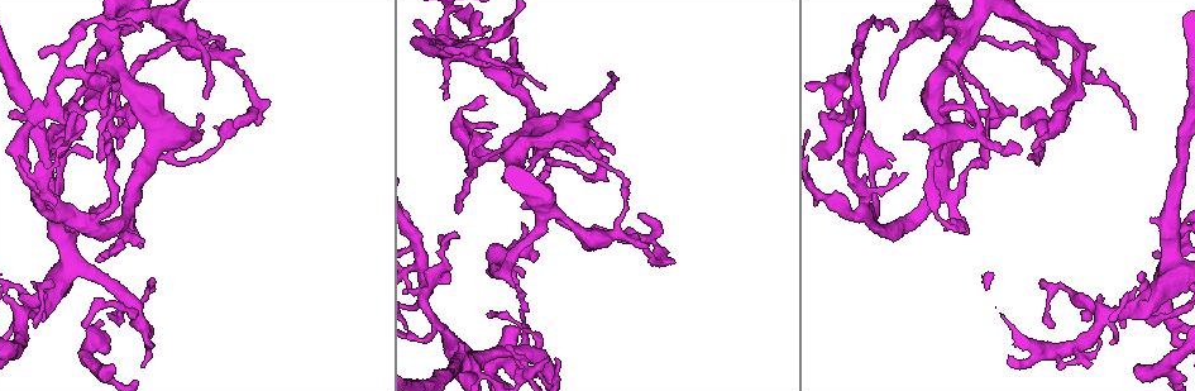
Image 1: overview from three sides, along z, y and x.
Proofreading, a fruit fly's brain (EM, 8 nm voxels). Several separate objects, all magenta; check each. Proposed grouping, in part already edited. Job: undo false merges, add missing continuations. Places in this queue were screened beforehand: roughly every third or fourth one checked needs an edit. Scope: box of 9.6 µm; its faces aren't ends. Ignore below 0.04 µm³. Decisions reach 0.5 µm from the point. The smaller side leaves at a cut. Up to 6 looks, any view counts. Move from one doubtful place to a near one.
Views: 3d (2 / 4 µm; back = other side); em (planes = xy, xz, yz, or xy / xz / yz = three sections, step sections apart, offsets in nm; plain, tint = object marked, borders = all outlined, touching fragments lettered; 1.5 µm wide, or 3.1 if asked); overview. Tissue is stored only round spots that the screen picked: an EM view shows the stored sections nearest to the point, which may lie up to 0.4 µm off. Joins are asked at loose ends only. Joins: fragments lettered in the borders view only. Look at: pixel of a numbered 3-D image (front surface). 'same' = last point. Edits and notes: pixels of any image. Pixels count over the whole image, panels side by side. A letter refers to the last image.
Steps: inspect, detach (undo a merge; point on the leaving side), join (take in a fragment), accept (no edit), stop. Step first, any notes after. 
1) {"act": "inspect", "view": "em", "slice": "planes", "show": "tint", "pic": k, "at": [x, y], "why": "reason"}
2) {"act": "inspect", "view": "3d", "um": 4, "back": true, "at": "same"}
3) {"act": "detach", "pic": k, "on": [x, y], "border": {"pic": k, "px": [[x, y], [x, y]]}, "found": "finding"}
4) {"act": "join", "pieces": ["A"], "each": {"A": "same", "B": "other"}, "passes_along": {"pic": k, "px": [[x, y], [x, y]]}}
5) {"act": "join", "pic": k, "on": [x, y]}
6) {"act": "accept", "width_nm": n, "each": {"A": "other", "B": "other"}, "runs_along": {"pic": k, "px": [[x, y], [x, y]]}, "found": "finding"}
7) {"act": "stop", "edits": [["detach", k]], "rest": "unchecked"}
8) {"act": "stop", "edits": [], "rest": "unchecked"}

{"act": "inspect", "view": "3d", "um": 4, "pic": 1, "at": [105, 283], "why": "a narrow waist"}

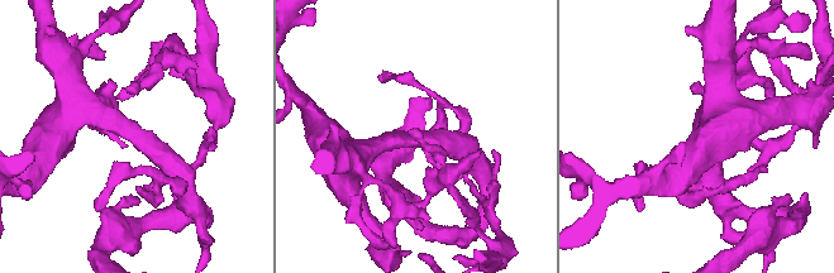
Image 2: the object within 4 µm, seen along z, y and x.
{"act": "inspect", "view": "em", "slice": "xy", "step": 4, "show": "tint", "pic": 2, "at": [131, 137]}

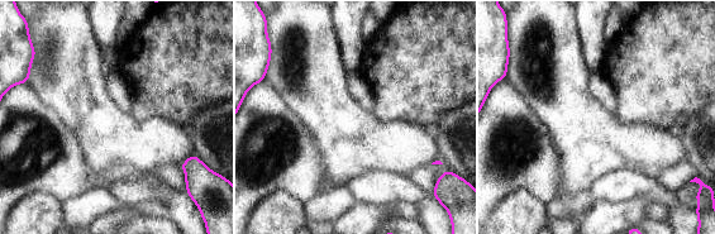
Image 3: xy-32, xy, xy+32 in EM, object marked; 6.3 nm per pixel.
{"act": "inspect", "view": "em", "slice": "yz", "step": 4, "show": "borders", "at": "same"}

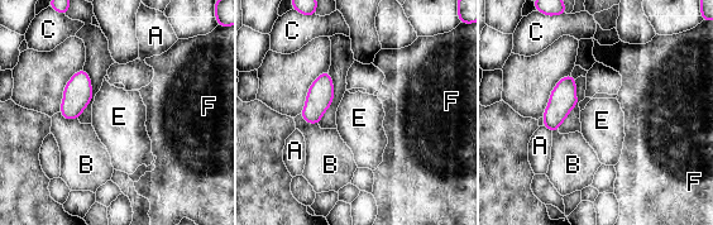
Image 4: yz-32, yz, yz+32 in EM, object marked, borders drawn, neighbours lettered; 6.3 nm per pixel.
{"act": "accept", "width_nm": 170, "each": {"A": "other", "B": "other", "C": "other", "E": "other", "F": "other"}, "border": {"pic": 4, "px": [[300, 114], [307, 123], [317, 124]]}, "found": "all the same neuron"}

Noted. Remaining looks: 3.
{"act": "inspect", "view": "3d", "um": 2, "pic": 1, "at": [515, 329]}

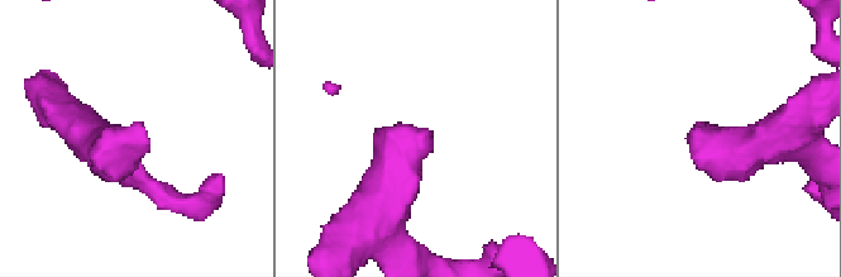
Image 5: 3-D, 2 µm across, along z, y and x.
{"act": "inspect", "view": "em", "slice": "yz", "step": 4, "show": "borders", "pic": 5, "at": [424, 138], "why": "need the tissue"}

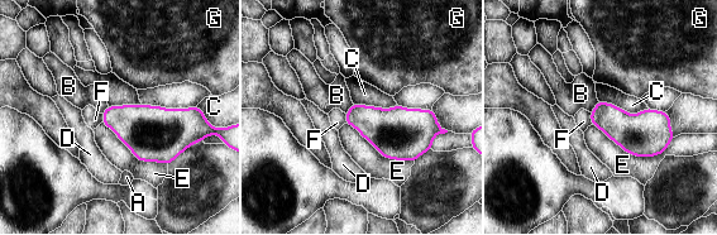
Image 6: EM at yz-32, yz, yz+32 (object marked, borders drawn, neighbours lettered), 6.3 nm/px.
{"act": "inspect", "view": "em", "slice": "planes", "show": "borders", "at": "same", "why": "another direction"}

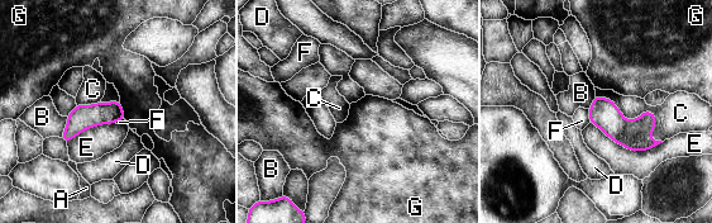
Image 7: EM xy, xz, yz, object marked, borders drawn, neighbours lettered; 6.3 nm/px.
{"act": "accept", "width_nm": 150, "each": {"A": "other", "B": "other", "C": "other", "D": "other", "E": "other", "F": "other", "G": "other"}, "border": {"pic": 7, "px": [[119, 101], [127, 119]]}, "found": "no lettered fragment goes on from it"}

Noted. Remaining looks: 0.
{"act": "stop", "edits": [], "rest": "unchecked"}

